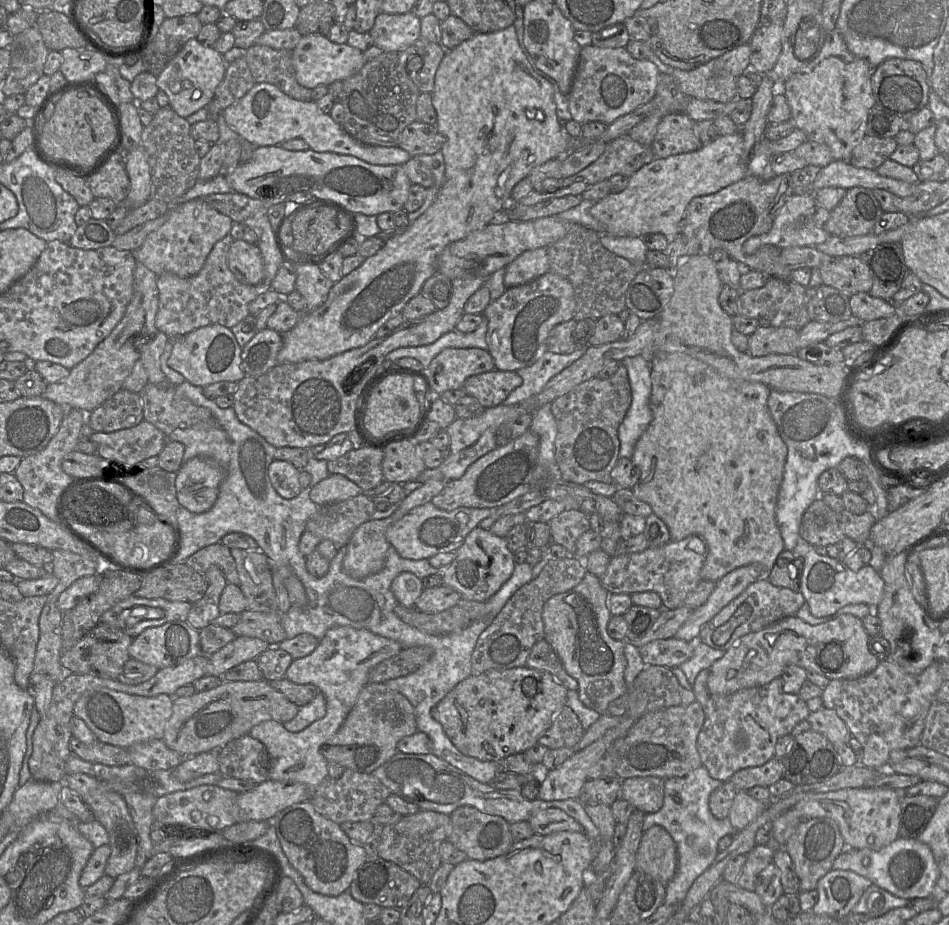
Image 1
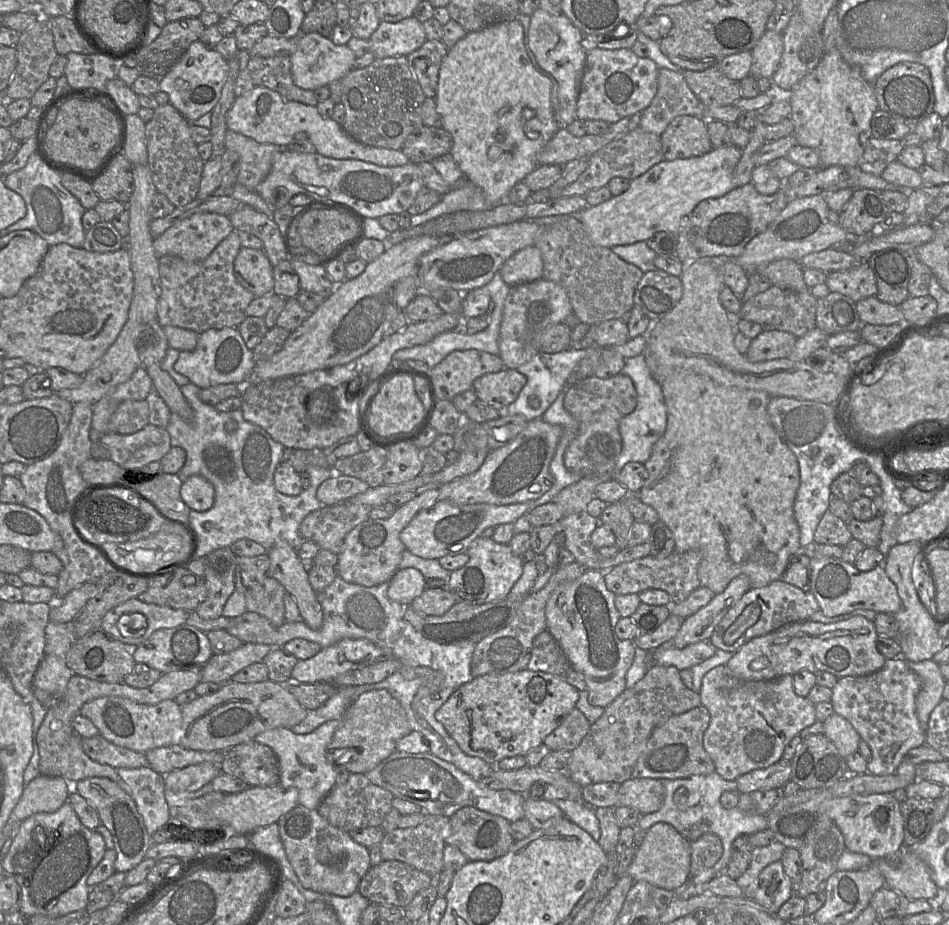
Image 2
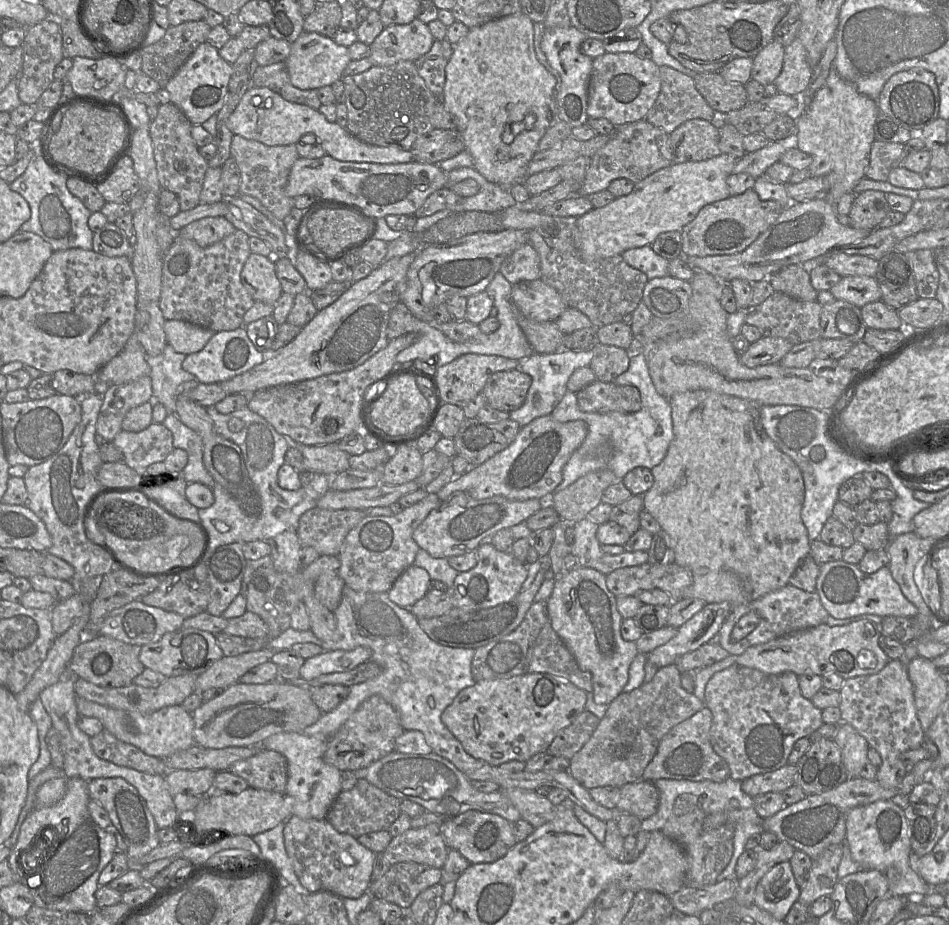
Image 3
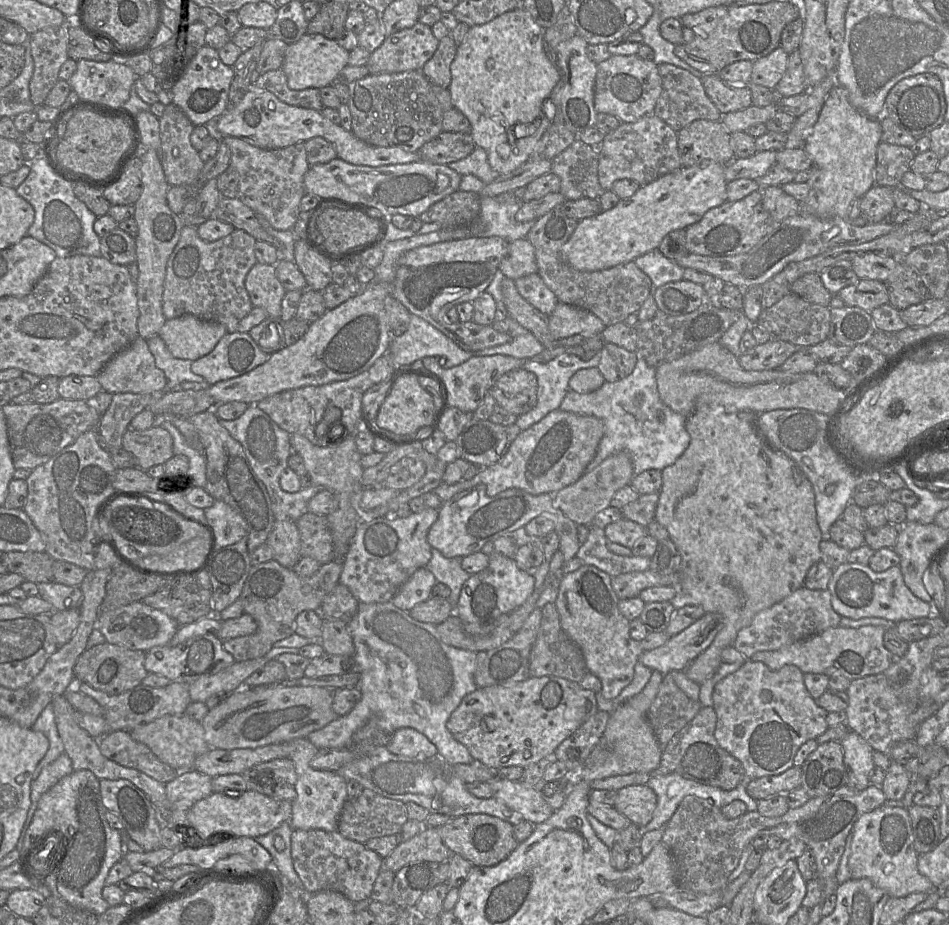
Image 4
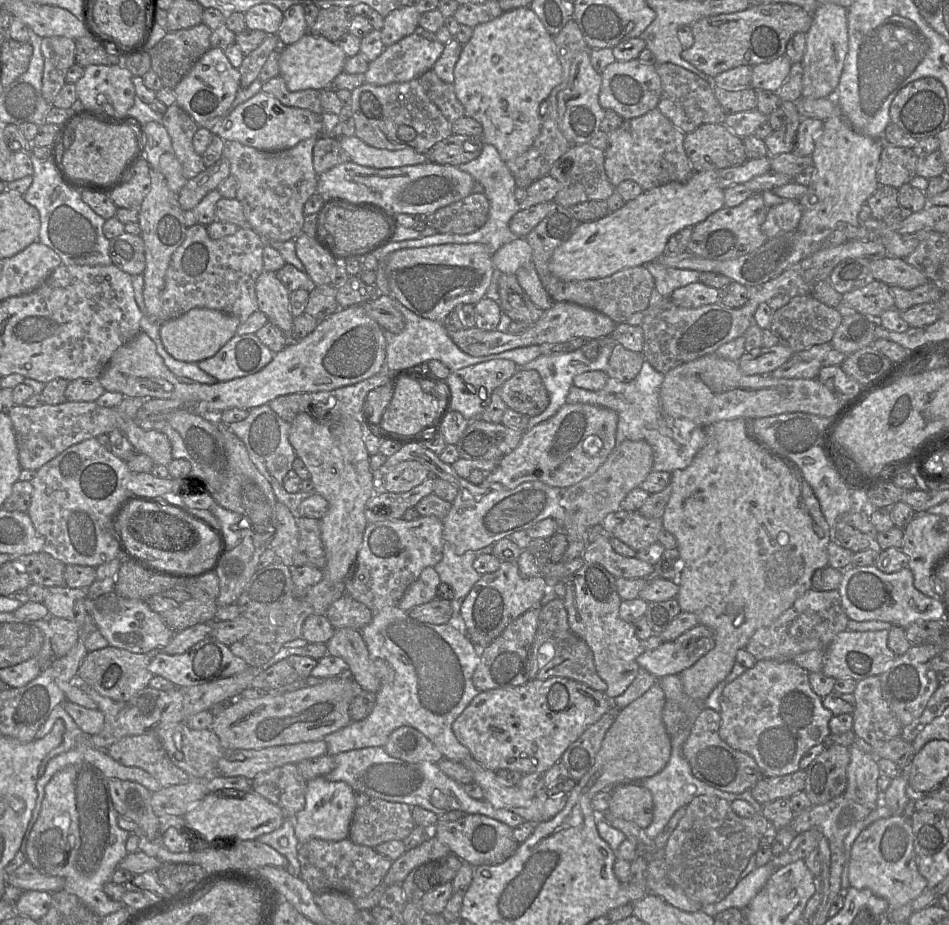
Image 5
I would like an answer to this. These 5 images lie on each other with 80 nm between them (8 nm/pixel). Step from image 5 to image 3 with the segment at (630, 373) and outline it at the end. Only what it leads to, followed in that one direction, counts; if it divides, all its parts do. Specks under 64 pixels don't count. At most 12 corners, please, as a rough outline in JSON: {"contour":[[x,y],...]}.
{"contour":[[595,344],[589,368],[612,382],[629,368],[631,352]]}

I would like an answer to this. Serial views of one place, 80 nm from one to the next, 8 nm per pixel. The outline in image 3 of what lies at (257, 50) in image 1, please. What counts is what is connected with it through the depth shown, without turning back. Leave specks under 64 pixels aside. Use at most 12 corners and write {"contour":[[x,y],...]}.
{"contour":[[285,62],[258,66],[252,85],[316,110],[317,89],[292,85]]}

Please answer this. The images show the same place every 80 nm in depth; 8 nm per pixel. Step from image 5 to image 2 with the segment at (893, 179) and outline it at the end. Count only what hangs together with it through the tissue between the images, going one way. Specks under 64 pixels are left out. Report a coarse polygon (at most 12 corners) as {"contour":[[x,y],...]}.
{"contour":[[871,137],[858,167],[875,176],[897,160],[899,140]]}

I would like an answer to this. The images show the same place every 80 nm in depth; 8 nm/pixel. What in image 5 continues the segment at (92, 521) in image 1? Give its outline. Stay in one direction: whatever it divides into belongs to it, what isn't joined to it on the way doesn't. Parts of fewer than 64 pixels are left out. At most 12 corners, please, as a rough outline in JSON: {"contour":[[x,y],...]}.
{"contour":[[133,500],[113,526],[161,569],[218,567],[221,534],[163,500]]}

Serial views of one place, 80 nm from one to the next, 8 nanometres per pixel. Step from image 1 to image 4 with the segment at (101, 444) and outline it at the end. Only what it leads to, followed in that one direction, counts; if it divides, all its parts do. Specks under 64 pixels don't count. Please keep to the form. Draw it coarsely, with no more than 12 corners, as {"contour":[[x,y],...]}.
{"contour":[[159,426],[128,427],[121,448],[144,471],[174,455],[170,434]]}

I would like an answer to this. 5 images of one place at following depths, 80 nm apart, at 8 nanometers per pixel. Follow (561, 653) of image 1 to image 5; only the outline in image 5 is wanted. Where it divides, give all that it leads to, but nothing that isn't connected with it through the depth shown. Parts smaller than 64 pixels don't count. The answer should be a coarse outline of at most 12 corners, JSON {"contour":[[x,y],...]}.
{"contour":[[586,562],[564,580],[569,626],[612,700],[645,651],[616,579]]}

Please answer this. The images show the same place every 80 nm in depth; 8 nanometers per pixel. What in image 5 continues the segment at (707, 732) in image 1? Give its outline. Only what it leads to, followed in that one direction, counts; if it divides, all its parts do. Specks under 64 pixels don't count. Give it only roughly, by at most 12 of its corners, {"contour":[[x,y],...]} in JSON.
{"contour":[[791,661],[720,696],[719,736],[764,777],[794,773],[834,714]]}

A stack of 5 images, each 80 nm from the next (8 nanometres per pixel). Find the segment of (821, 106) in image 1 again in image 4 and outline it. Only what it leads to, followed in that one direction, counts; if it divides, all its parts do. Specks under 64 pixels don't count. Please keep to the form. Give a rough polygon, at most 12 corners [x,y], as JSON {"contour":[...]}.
{"contour":[[839,85],[803,150],[801,212],[849,218],[875,185],[881,126]]}

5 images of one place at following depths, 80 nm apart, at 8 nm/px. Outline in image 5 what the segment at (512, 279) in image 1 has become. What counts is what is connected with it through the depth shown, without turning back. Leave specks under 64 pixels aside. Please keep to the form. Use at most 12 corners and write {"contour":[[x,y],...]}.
{"contour":[[526,238],[501,246],[492,256],[494,268],[515,275],[532,262]]}

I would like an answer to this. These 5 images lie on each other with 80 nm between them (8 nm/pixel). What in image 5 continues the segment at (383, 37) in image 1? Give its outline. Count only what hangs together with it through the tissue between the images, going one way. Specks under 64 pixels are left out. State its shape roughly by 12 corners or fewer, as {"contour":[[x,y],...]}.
{"contour":[[418,26],[369,63],[364,83],[383,86],[432,69],[445,45]]}

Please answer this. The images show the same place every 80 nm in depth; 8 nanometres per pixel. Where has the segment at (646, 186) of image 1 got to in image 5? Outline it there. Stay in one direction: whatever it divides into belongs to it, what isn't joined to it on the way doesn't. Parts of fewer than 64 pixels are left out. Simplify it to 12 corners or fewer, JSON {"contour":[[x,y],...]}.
{"contour":[[694,172],[580,223],[551,257],[563,281],[658,260],[725,207]]}

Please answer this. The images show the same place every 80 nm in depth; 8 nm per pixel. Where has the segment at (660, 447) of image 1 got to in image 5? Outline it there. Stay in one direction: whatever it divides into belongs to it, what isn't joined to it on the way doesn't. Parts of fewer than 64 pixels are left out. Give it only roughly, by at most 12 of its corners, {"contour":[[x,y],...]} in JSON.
{"contour":[[745,418],[671,473],[683,612],[704,705],[829,566],[833,528]]}

